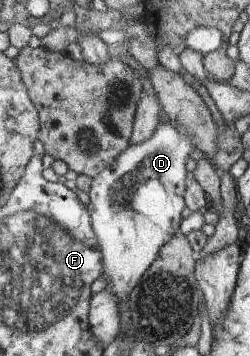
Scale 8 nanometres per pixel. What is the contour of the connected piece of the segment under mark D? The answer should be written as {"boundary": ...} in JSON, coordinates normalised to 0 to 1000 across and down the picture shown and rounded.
{"boundary":[[[668,337],[596,393],[524,404],[364,508],[344,584],[408,716],[404,778],[428,789],[420,812],[476,848],[476,879],[516,817],[564,789],[652,688],[720,646],[724,593],[744,579],[740,461],[776,413],[756,379]]]}

